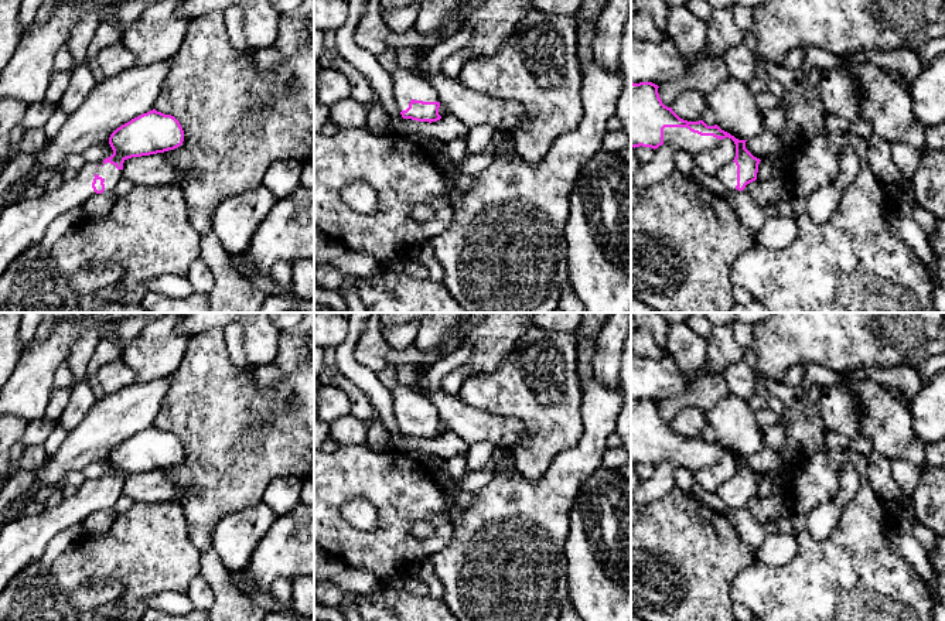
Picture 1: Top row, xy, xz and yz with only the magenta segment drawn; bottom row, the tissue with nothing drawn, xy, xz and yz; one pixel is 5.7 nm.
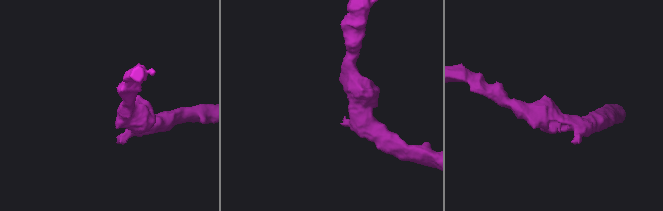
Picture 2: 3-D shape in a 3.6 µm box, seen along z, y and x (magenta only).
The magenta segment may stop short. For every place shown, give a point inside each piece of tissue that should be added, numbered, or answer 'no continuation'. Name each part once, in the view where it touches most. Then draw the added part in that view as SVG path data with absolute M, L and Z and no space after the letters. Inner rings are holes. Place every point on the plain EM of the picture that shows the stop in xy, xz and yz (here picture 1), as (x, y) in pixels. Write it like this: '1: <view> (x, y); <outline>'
1: xz (406, 402); M398 386L392 390L392 409L399 429L406 427L412 416L440 419L437 409L414 389Z
2: yz (681, 456); M665 444L663 461L675 468L683 468L696 472L703 468L709 468L716 464L719 455L713 453L700 453L690 448L688 444Z

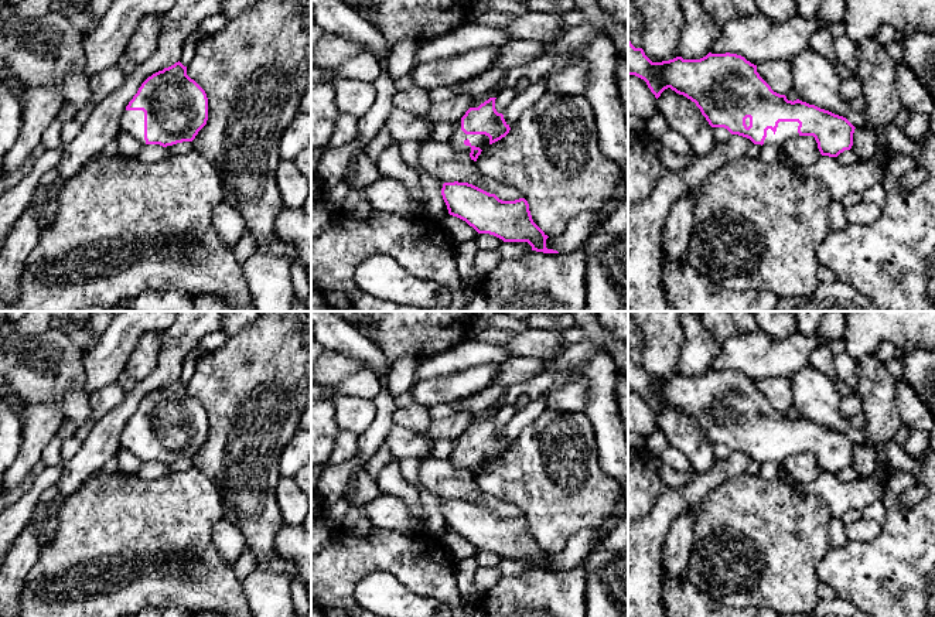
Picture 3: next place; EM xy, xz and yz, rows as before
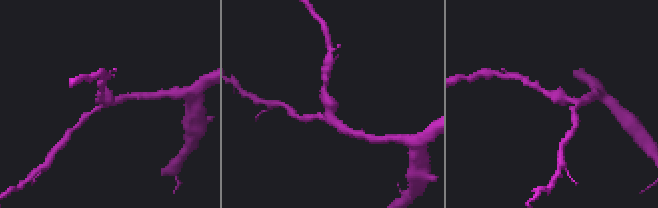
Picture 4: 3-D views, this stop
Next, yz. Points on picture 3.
1: yz (785, 447); M779 439L775 450L771 446L767 447L764 461L781 466L788 456L799 453L798 443L798 439Z

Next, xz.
1: xz (457, 456); M461 436L455 437L453 443L454 449L448 457L448 461L454 468L465 470L470 473L472 463L480 464L481 467L487 466L488 460L485 451L465 451L461 447Z

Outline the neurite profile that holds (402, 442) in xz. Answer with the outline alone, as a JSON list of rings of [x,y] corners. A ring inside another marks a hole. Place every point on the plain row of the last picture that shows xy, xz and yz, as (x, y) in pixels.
[[[400,419],[390,427],[385,444],[397,460],[406,457],[423,459],[431,451],[429,439],[409,429]]]

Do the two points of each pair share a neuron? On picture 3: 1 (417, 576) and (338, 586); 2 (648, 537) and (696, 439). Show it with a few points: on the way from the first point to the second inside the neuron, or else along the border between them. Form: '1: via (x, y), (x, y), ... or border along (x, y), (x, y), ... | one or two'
1: via (398, 566), (393, 562), (362, 562), (358, 566) | one
2: border along (716, 460), (705, 471), (692, 471) | two

